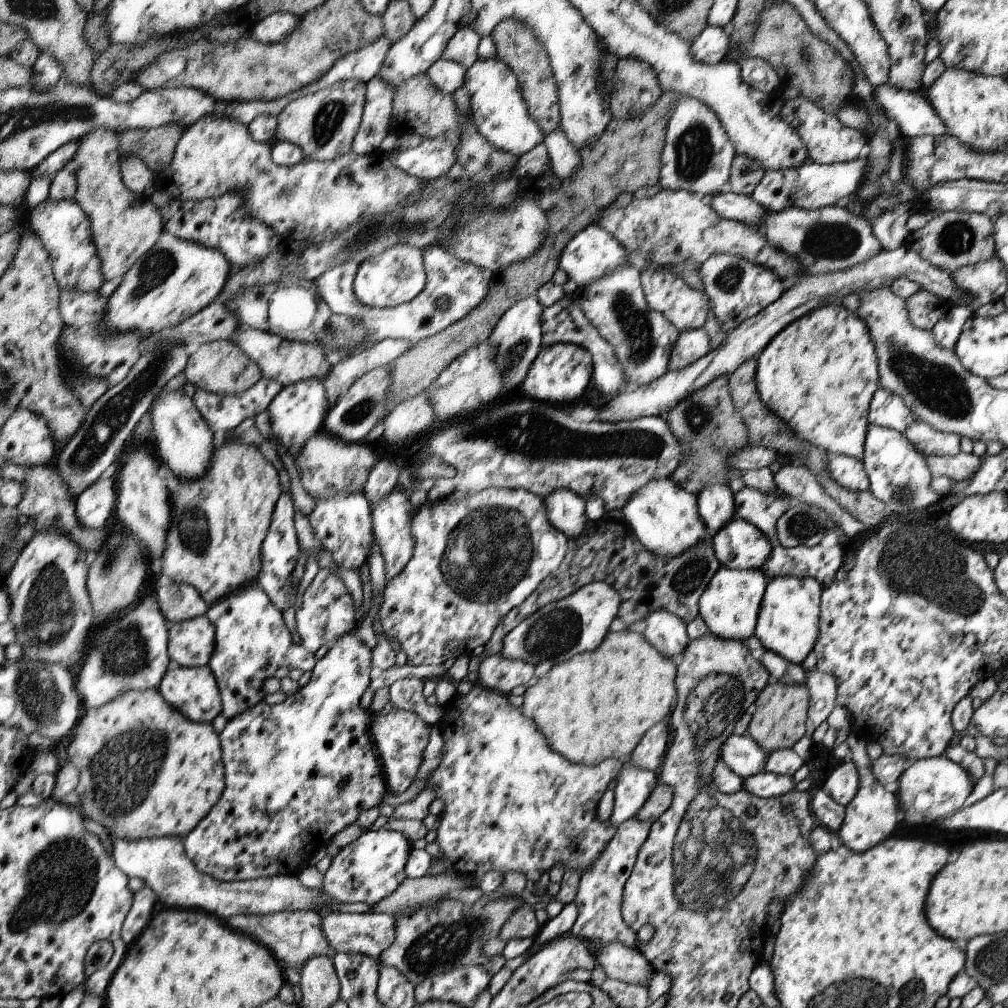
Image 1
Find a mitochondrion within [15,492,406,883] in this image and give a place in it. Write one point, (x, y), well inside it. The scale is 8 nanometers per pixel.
(122, 772)

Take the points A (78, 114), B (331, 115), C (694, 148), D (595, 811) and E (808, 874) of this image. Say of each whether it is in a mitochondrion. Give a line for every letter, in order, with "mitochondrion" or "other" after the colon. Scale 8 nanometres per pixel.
A: mitochondrion
B: mitochondrion
C: mitochondrion
D: other
E: other

